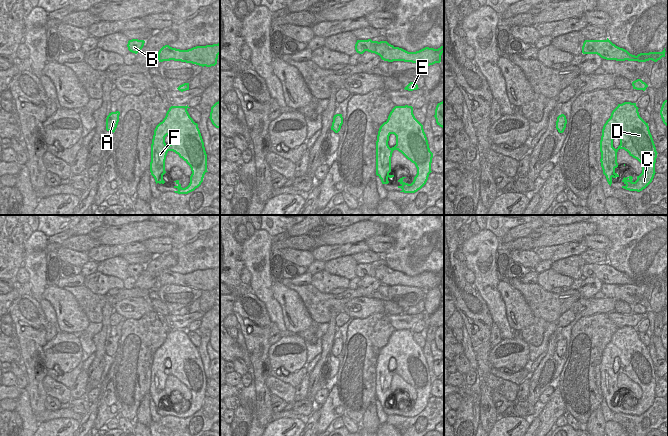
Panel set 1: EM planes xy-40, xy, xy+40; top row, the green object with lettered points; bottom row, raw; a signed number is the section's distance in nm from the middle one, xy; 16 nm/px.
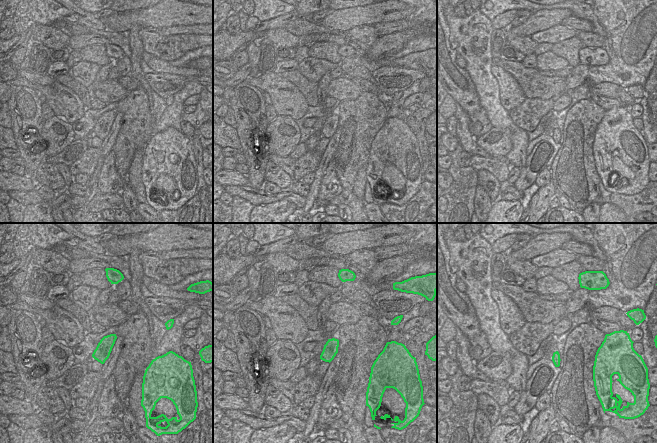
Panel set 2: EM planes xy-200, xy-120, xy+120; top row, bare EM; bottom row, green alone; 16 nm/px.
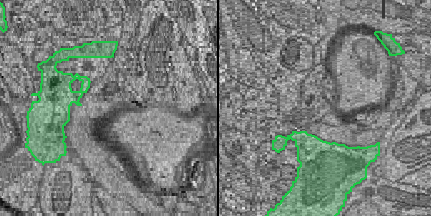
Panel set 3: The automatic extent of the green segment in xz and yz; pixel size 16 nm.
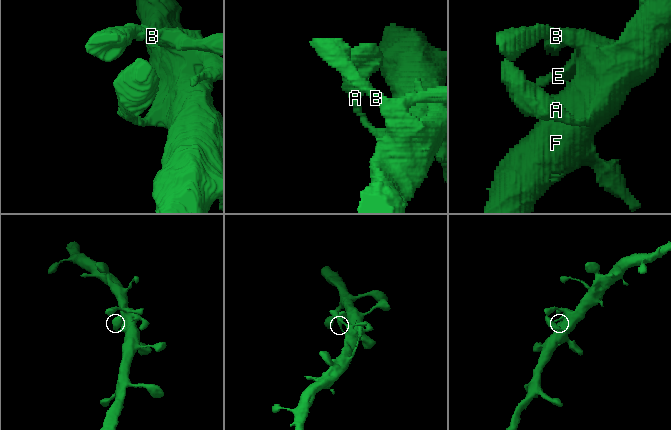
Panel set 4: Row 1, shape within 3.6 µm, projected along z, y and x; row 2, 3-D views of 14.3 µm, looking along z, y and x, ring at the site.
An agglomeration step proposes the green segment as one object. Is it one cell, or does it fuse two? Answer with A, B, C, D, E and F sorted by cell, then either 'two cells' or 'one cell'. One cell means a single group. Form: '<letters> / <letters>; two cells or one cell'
A B C D E F; one cell

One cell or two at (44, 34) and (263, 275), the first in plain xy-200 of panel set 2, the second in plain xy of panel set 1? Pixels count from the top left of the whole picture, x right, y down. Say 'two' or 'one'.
two

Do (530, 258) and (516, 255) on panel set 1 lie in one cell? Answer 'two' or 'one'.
one

